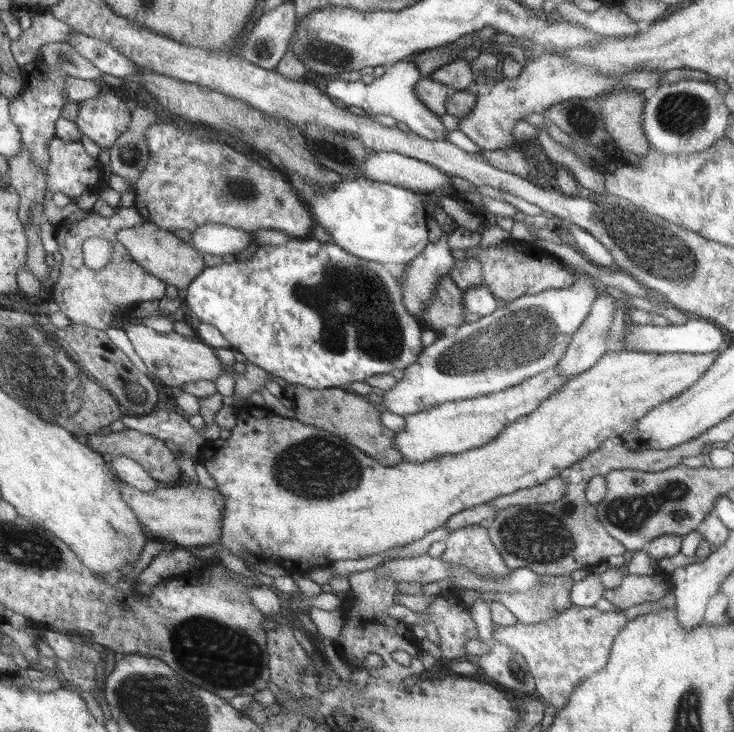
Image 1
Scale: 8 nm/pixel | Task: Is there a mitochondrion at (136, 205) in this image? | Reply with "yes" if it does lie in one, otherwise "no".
no

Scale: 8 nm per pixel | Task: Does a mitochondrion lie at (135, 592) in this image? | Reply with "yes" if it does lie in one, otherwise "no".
no

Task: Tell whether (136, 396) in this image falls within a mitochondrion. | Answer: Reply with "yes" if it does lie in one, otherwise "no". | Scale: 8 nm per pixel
yes

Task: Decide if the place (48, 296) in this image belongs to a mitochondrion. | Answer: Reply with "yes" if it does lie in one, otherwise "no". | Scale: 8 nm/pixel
no

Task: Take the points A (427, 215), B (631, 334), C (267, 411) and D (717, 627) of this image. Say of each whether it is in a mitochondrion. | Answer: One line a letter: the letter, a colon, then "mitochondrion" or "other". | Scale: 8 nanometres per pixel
A: other
B: other
C: other
D: other

